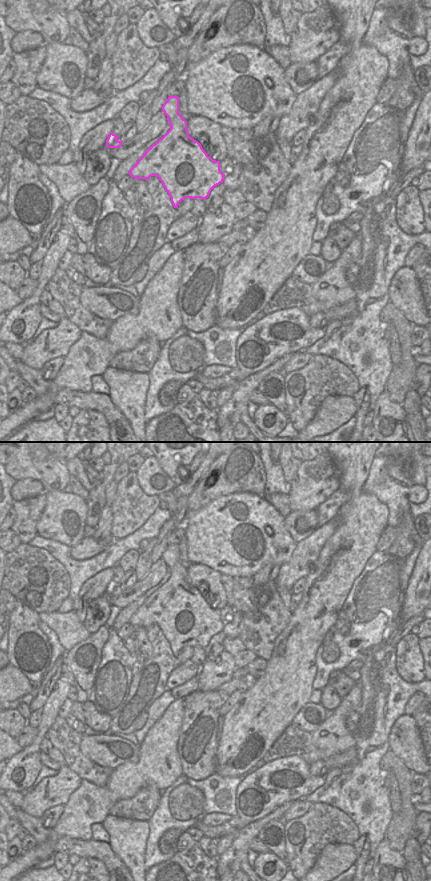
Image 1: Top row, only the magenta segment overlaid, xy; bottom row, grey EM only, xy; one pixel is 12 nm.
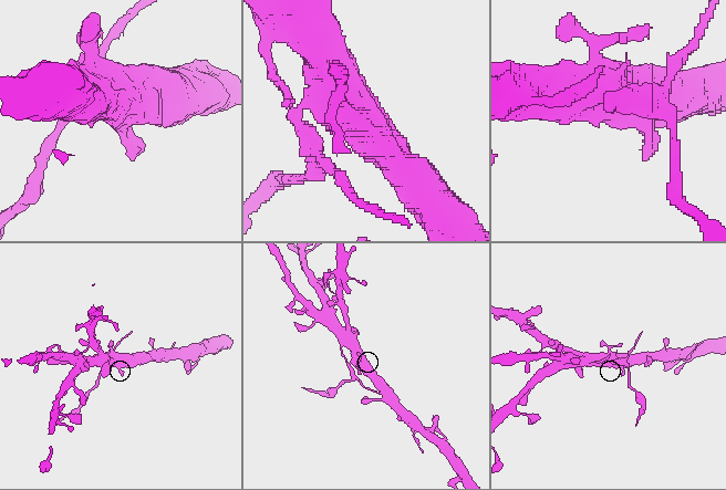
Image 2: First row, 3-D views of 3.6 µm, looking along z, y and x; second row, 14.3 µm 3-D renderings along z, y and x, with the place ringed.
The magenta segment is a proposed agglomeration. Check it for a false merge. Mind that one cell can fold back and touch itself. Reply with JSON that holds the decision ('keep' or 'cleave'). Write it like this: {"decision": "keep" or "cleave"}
{"decision": "cleave"}

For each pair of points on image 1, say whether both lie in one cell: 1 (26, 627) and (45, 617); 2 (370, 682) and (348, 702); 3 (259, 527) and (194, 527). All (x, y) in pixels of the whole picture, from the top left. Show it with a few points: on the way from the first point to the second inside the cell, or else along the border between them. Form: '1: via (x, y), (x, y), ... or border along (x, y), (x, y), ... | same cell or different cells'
1: border along (38, 614), (40, 620) | different cells
2: border along (360, 680), (361, 701), (355, 711) | different cells
3: via (243, 525), (241, 527), (210, 527) | same cell

